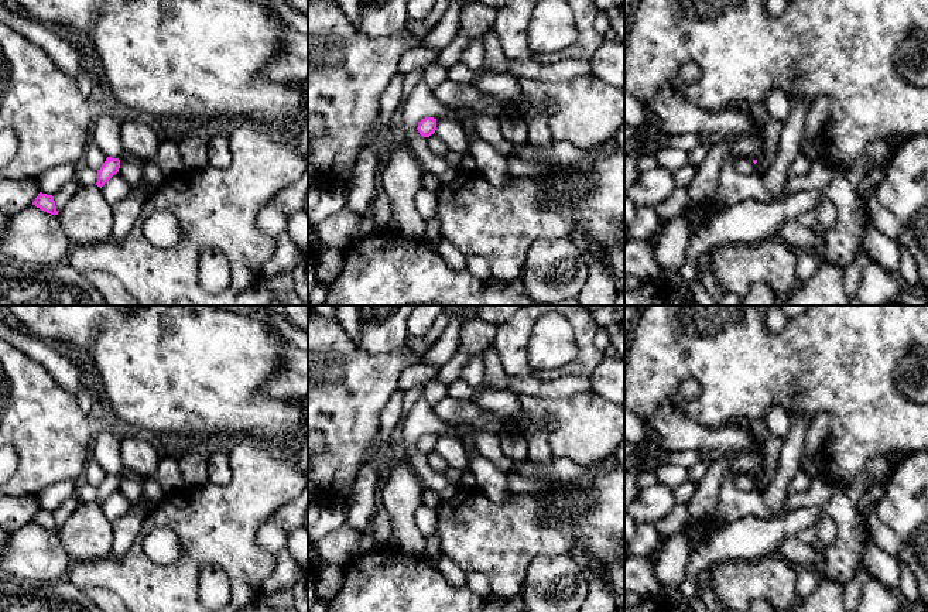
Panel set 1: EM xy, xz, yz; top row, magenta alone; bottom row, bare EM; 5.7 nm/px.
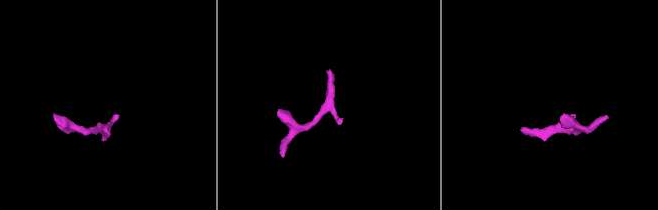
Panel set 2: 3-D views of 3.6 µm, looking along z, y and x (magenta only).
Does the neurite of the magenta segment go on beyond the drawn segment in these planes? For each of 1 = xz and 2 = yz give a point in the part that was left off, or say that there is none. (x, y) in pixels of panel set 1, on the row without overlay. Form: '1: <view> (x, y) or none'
1: none
2: none

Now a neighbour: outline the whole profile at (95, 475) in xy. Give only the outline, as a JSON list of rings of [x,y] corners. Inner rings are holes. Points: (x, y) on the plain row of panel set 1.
[[[89,457],[83,472],[86,475],[88,483],[93,485],[95,488],[100,486],[107,475],[92,457]]]

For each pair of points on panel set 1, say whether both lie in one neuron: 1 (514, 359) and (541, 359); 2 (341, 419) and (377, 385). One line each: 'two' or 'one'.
1: two
2: one

